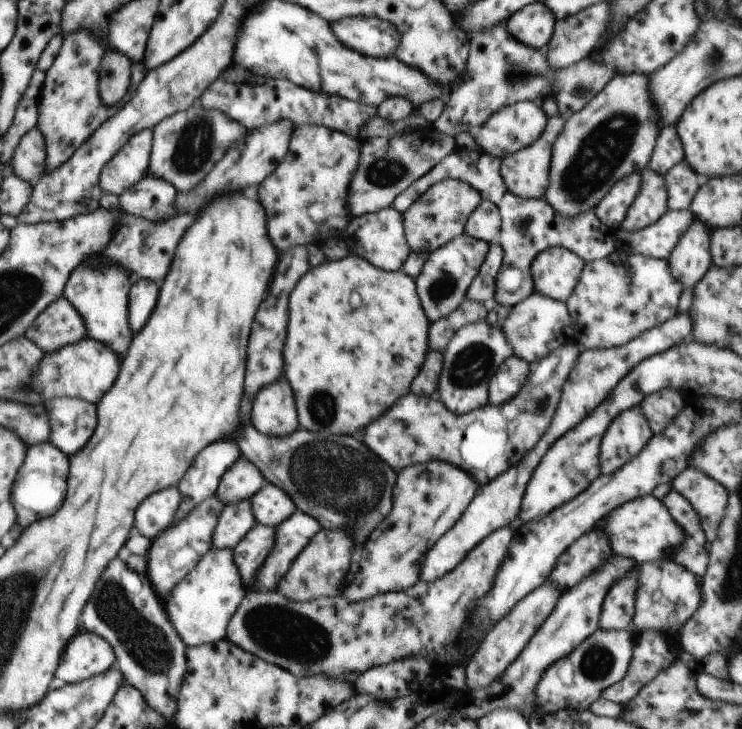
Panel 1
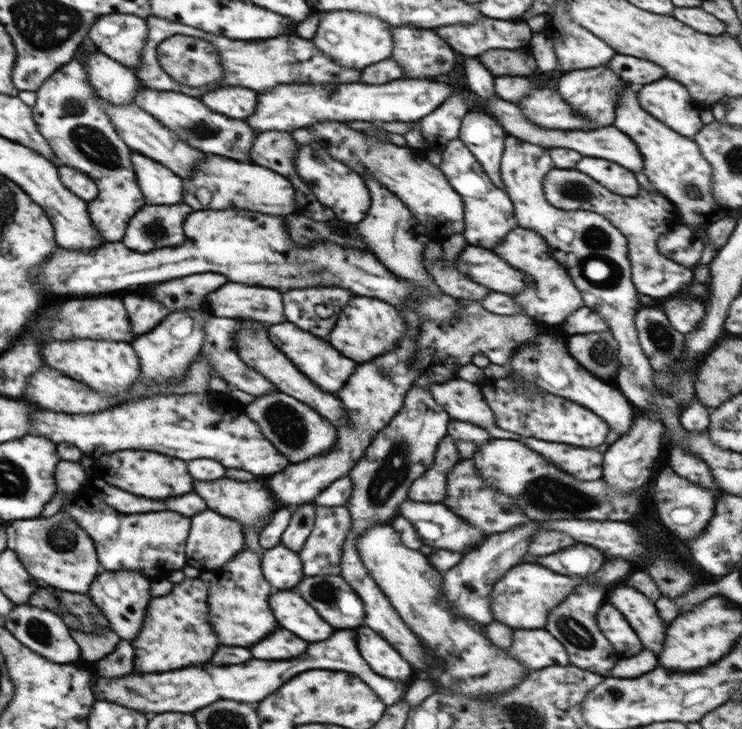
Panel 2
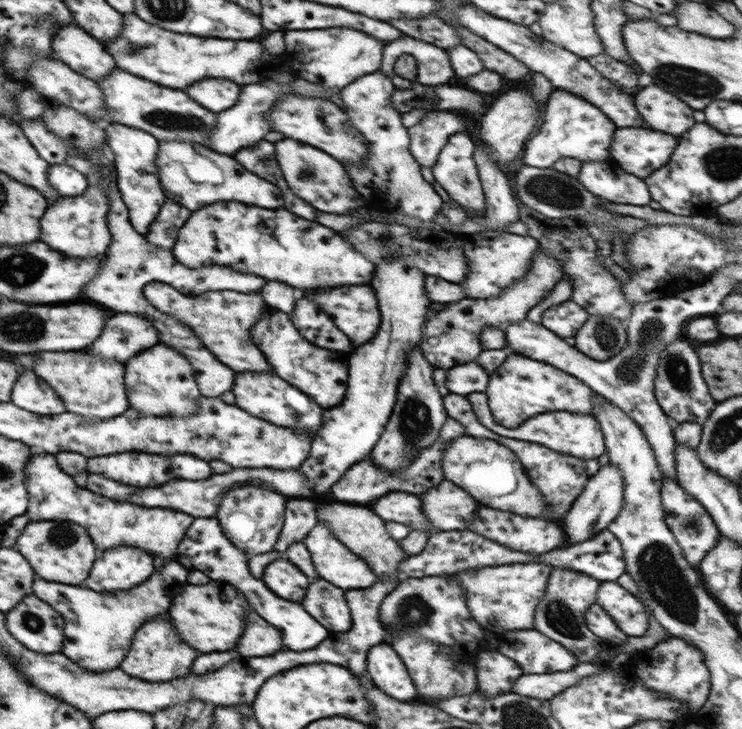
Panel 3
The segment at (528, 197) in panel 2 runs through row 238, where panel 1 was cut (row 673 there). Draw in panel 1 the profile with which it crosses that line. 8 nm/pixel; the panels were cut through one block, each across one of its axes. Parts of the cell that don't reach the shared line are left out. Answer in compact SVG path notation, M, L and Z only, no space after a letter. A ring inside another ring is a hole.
M597 629L584 642L580 642L571 654L560 658L550 666L534 690L535 708L554 713L562 709L590 709L592 702L600 698L600 694L620 682L628 671L634 635L631 630Z

